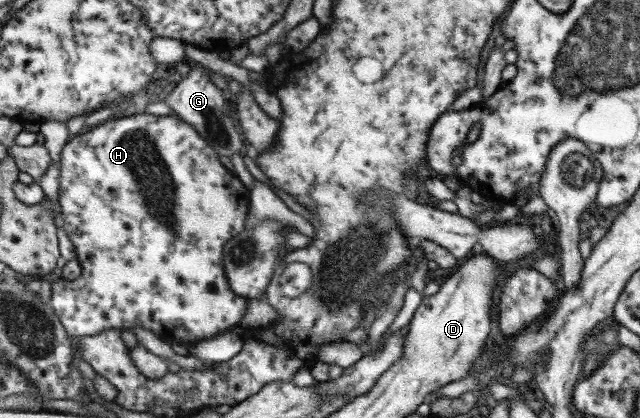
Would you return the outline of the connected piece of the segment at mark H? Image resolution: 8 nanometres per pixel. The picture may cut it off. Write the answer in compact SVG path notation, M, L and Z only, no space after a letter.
M143 113L128 117L120 116L118 119L111 119L100 126L85 130L68 142L59 168L62 173L61 203L66 221L64 228L77 249L83 273L75 280L58 279L51 286L53 292L51 305L60 315L71 336L99 336L108 329L140 325L171 344L190 345L198 341L214 339L220 336L220 333L231 331L232 327L240 325L246 319L251 298L232 291L227 274L226 252L228 245L240 236L248 225L252 191L242 183L240 177L224 167L220 157L219 150L196 129L196 126L184 121L178 115L158 116Z

